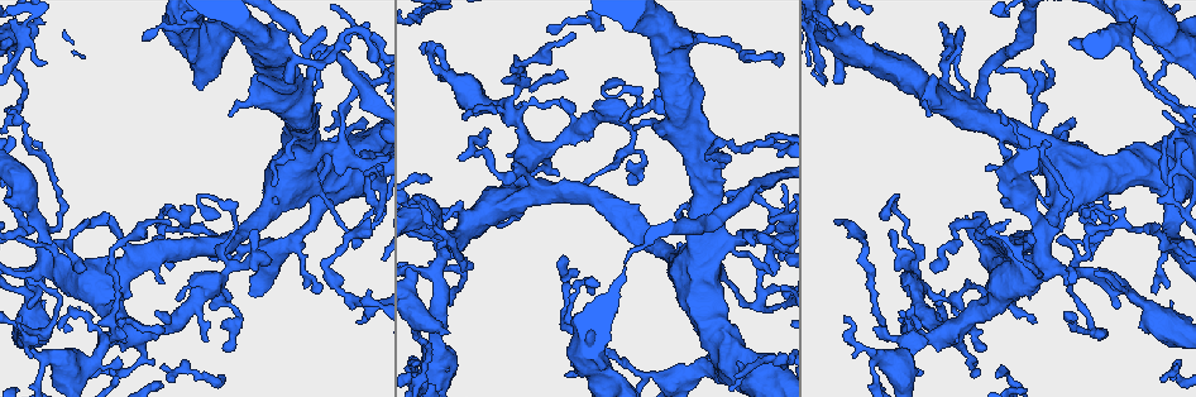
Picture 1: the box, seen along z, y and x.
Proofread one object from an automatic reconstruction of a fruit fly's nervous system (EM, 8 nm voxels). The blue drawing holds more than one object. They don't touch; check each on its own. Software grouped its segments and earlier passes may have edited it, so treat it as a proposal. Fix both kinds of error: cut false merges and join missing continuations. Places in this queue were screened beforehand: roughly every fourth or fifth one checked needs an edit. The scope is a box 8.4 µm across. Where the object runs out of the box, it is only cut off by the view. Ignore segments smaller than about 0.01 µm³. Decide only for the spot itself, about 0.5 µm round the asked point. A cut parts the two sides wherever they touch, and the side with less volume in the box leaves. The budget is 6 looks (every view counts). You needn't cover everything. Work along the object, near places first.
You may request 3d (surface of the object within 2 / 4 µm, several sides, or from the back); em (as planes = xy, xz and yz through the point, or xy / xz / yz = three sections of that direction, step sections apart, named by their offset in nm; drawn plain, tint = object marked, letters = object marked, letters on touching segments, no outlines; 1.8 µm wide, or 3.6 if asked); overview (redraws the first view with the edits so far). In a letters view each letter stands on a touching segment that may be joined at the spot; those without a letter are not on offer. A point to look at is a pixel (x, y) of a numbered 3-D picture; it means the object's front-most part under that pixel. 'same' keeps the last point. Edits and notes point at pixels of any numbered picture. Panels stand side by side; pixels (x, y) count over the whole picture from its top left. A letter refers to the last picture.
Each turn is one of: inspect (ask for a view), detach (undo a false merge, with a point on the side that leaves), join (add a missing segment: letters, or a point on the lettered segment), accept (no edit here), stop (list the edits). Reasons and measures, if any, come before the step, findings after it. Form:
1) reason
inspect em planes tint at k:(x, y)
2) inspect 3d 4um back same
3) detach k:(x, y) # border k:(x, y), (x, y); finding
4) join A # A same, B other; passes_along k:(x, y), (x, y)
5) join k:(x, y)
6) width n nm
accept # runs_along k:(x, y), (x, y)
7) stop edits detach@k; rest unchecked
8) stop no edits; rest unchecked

sharp bend
inspect 3d 4um back at 1:(704, 41)

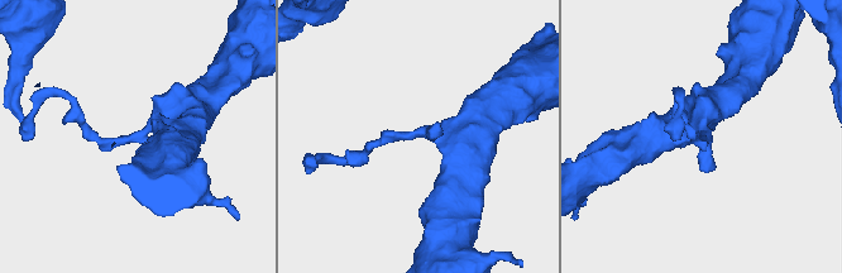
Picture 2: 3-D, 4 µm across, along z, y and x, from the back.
inspect em planes letters at 2:(137, 138)

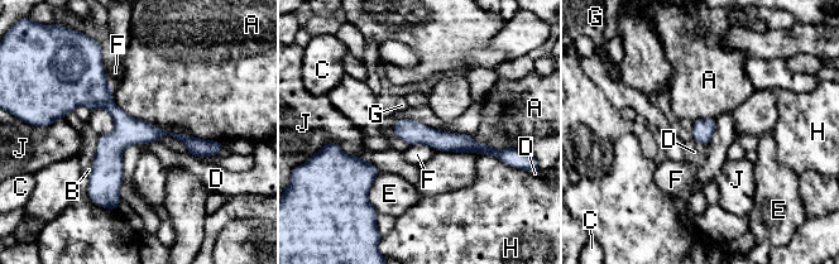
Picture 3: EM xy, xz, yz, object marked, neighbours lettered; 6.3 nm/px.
longest_contact D 340 nm
accept # A other, B other, C other, D other, E other, F other, G other, H other, J other; continuous, no second neuron

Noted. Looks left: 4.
abrupt turn
inspect em 3.6um planes letters at 1:(433, 324)

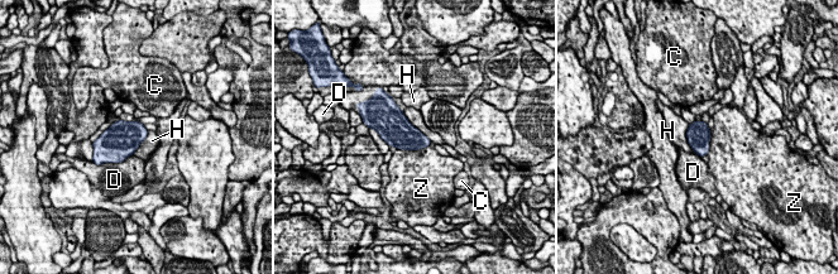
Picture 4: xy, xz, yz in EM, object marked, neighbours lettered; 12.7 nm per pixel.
width 300 nm
accept # C other, D other, H other, Z other; border 4:(402, 111), (431, 140); one neuron here

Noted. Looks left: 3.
three-way junction
inspect 3d 4um back at 1:(1002, 301)

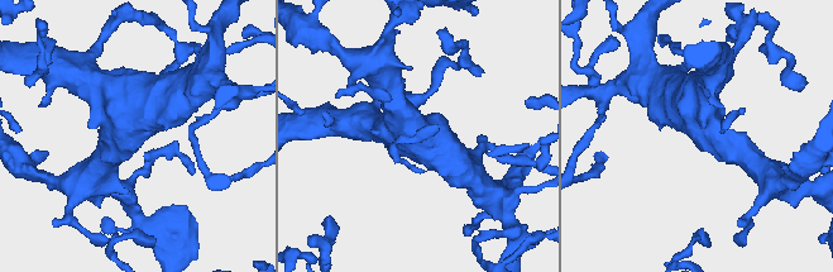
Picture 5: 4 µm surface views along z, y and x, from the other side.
arms 3; arm_widths 340, 420, 480 nm
inspect em planes letters at 5:(413, 129)

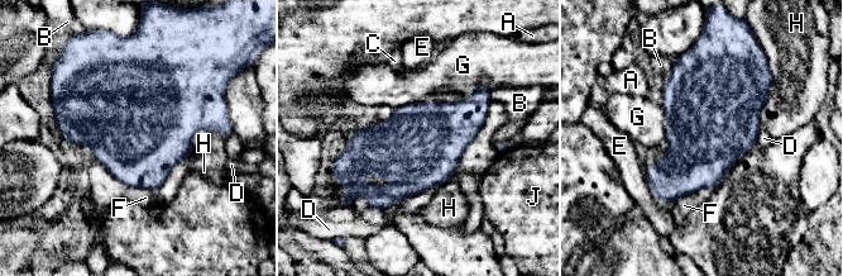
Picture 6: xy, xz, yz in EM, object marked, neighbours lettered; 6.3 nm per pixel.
width 550 nm
accept # A other, B other, C other, D other, E other, F other, G other, H other, J other; border 6:(661, 104), (665, 112), (666, 138); continuous, no second neuron

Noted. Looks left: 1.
stop no edits; rest unchecked

